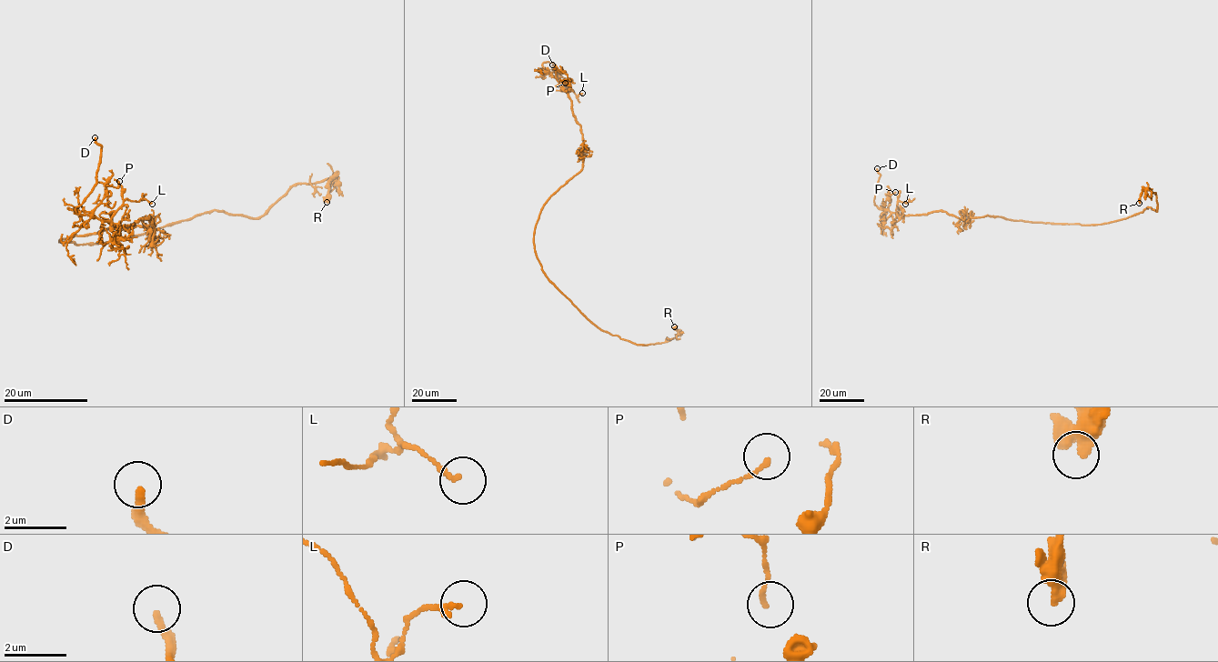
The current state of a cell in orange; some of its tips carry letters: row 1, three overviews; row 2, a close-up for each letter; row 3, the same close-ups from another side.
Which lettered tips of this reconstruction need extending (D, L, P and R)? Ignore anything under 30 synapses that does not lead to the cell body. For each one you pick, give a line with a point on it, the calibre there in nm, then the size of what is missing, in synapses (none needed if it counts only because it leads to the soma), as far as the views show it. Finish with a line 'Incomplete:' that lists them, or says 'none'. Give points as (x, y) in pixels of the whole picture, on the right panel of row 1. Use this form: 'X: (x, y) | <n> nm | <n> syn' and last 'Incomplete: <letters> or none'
D: (877, 168) | 240 nm
Incomplete: D

